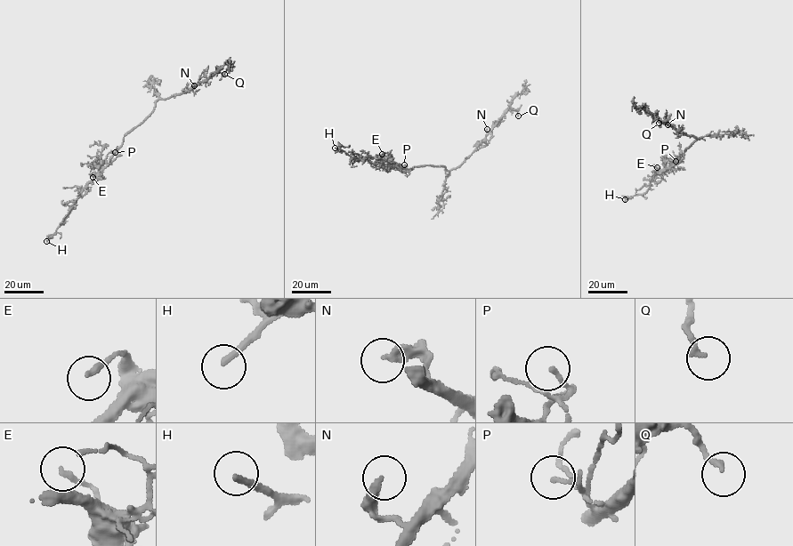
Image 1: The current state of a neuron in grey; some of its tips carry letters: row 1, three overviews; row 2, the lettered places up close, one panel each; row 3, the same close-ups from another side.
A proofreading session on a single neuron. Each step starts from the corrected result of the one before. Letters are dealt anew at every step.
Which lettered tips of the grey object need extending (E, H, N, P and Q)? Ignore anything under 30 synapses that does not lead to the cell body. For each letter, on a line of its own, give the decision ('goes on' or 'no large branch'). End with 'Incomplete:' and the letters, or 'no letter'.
E: no large branch
H: goes on
N: no large branch
P: no large branch
Q: no large branch
Incomplete: H

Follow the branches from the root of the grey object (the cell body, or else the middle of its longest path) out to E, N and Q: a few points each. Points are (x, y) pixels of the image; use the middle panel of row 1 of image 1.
E: (430, 165), (407, 170), (389, 161), (382, 154)
N: (430, 165), (441, 165), (448, 170), (458, 167), (482, 140), (488, 132), (487, 129)
Q: (430, 165), (441, 165), (448, 170), (456, 169), (470, 156), (509, 107), (517, 111), (518, 116)

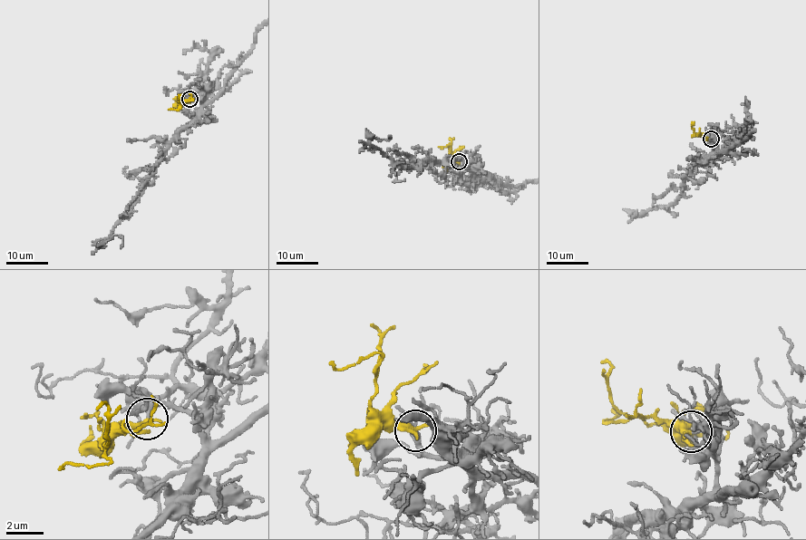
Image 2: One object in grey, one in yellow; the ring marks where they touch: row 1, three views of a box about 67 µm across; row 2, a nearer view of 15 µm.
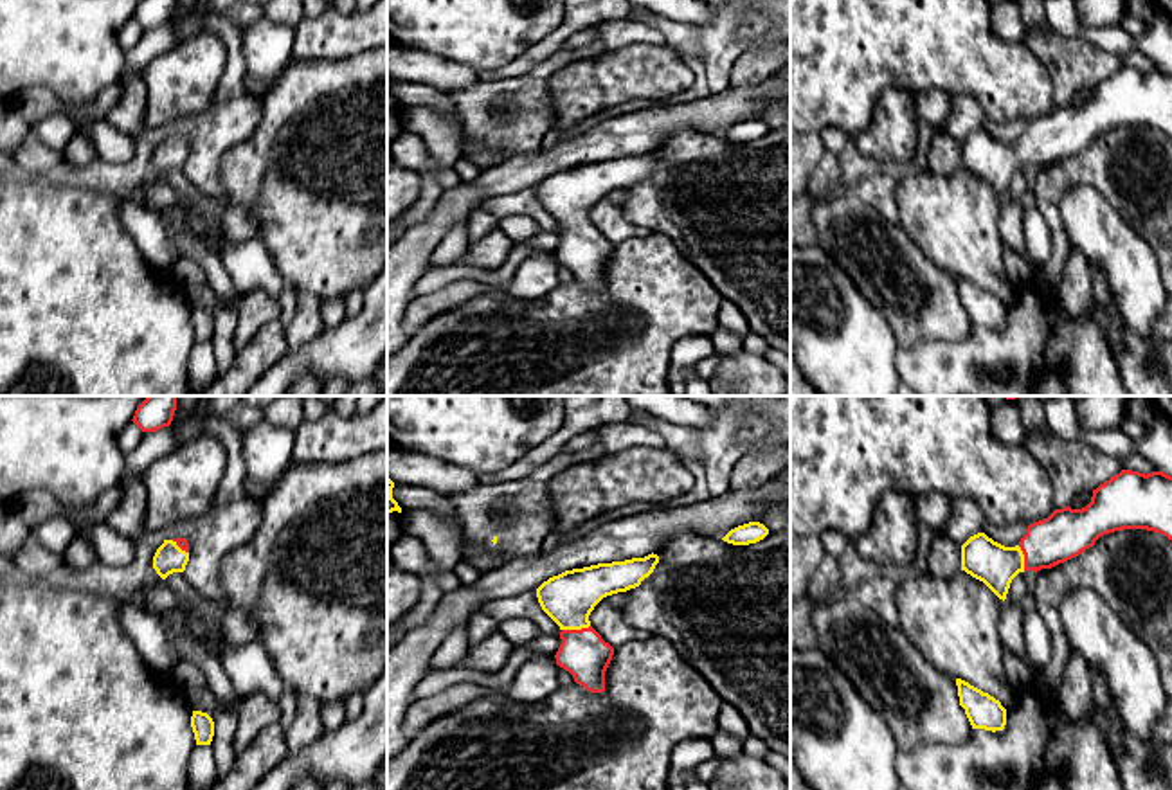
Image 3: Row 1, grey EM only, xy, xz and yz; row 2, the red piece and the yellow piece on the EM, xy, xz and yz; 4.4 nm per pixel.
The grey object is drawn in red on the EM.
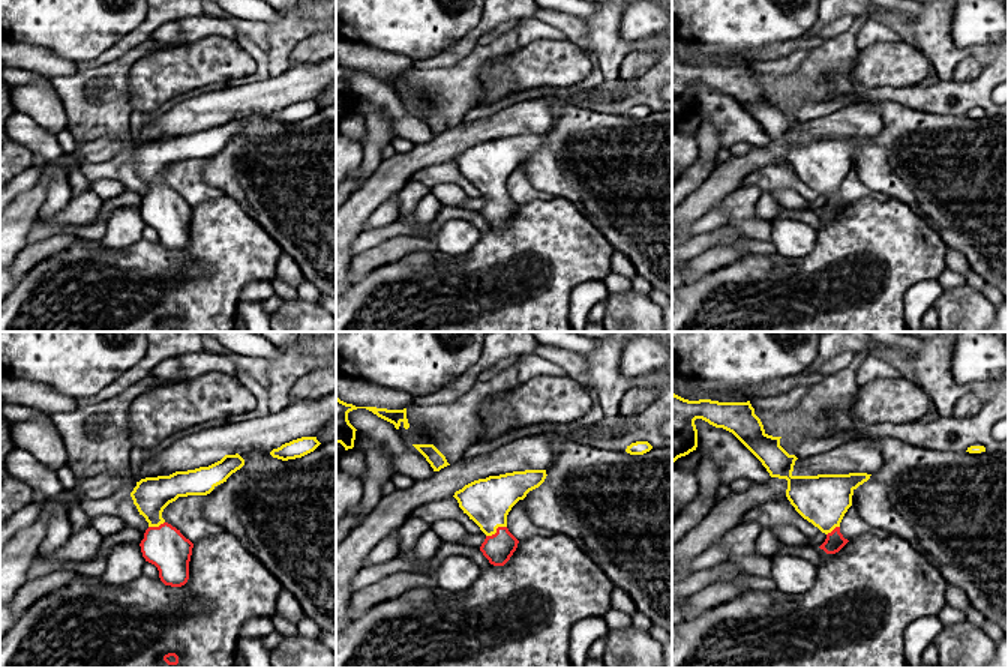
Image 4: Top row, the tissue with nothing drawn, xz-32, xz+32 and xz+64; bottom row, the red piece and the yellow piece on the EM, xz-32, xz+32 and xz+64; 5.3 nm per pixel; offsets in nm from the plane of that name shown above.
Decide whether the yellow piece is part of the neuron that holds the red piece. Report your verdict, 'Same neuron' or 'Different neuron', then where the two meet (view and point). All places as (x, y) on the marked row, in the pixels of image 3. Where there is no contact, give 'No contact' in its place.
Same neuron. Touches red at xz (575, 630)

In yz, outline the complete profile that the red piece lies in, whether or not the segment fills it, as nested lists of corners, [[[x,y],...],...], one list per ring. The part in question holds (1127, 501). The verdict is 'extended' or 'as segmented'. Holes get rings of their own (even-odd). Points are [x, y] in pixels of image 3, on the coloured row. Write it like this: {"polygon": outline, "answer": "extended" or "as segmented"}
{"polygon": [[[1122,470],[1093,489],[1086,507],[1055,509],[1030,524],[1015,547],[978,533],[961,545],[961,570],[1005,601],[1019,572],[1051,569],[1093,547],[1100,536],[1123,529],[1147,529],[1172,540],[1170,475]]], "answer": "extended"}

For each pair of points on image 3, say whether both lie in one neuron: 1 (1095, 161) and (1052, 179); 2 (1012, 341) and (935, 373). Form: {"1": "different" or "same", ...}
{"1": "same", "2": "same"}

